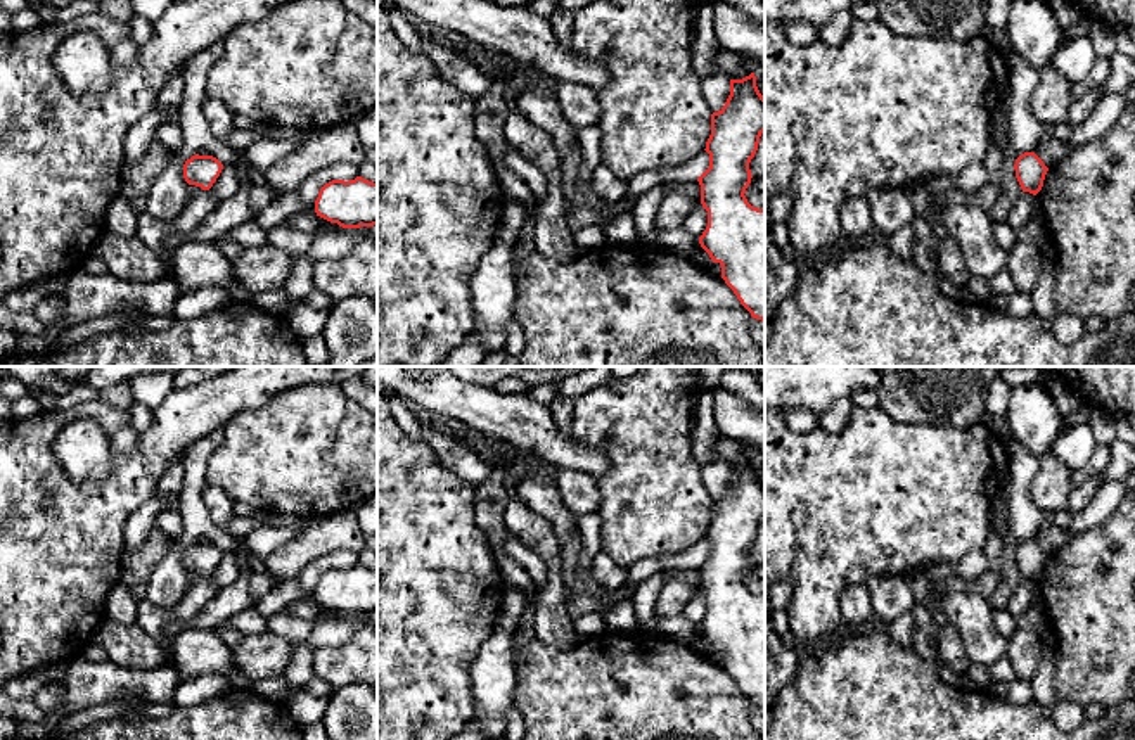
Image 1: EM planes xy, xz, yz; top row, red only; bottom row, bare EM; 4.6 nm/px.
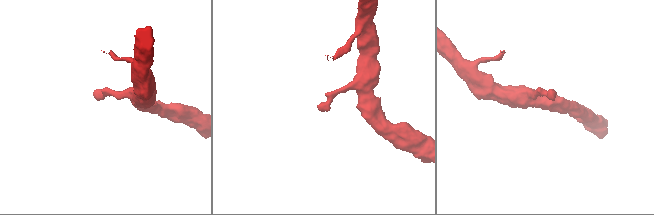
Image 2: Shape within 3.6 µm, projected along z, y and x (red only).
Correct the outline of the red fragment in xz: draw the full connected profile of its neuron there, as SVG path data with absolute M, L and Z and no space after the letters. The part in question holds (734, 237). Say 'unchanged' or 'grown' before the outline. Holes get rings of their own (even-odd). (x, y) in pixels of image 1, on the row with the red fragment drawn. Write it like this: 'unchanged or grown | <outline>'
unchanged | M751 73L742 80L730 80L725 105L711 114L711 135L706 142L709 168L697 178L701 204L708 211L708 226L699 237L701 247L711 261L721 265L721 278L734 290L753 318L765 323L765 209L751 206L746 188L751 183L749 163L765 131L765 97Z

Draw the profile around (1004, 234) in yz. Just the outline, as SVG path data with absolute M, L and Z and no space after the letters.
M1007 221L993 223L993 237L1005 251L1009 251L1017 242L1017 233Z

